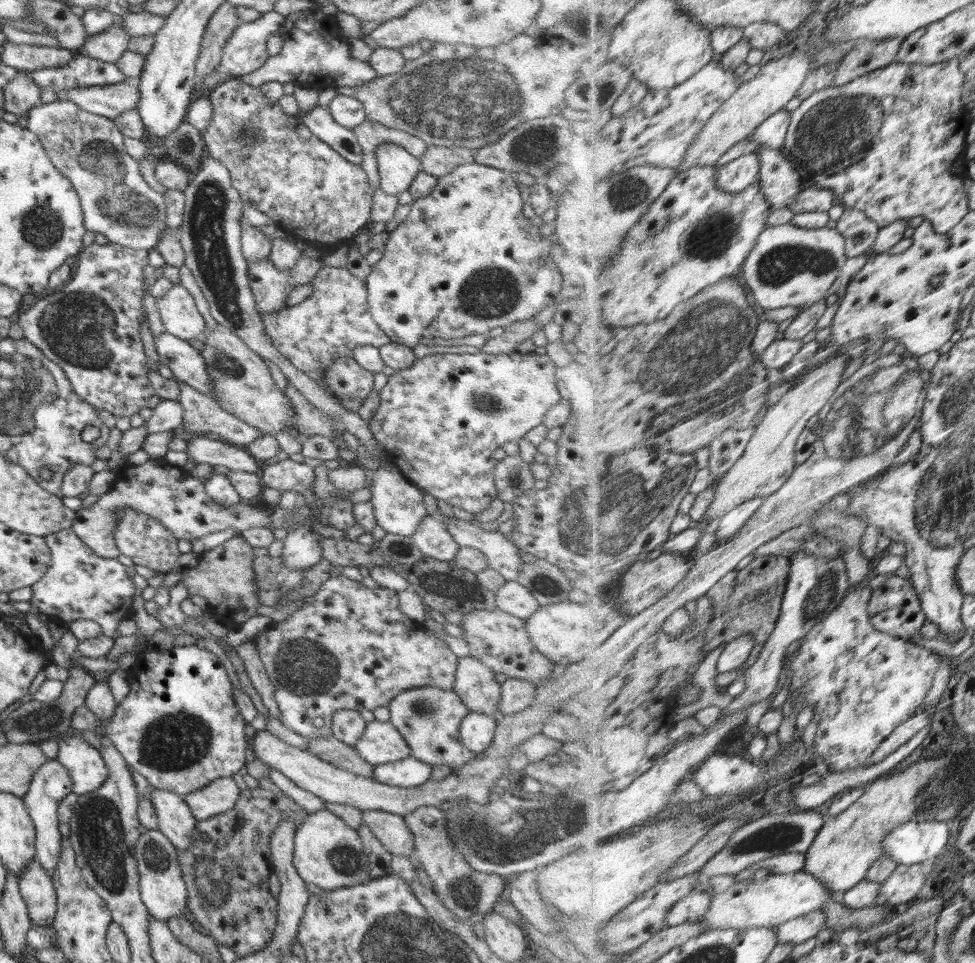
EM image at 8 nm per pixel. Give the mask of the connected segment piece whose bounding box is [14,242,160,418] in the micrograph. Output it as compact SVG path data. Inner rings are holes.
M93 242L92 245L81 249L76 256L76 261L76 268L78 269L74 272L74 276L70 277L68 282L65 282L59 287L55 293L38 298L34 305L26 309L24 313L17 314L14 320L22 327L24 331L23 337L34 344L34 346L37 346L46 358L49 358L53 363L58 364L62 368L68 380L71 382L72 390L88 404L91 404L95 408L108 410L110 414L113 414L117 418L121 416L128 416L130 418L134 414L138 414L143 408L153 409L159 403L160 398L152 388L147 375L149 368L146 364L147 356L143 347L140 330L143 318L147 318L144 303L142 303L142 297L144 296L144 274L142 272L144 272L145 265L148 264L148 251L134 250L133 248L110 242L107 245L100 245Z

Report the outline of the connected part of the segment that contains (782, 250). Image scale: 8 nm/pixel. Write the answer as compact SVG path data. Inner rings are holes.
M790 222L785 225L768 227L758 239L757 247L753 250L743 268L745 283L753 301L757 301L765 310L799 306L809 309L813 304L828 298L830 288L840 278L842 266L848 262L847 238L837 228L806 228Z

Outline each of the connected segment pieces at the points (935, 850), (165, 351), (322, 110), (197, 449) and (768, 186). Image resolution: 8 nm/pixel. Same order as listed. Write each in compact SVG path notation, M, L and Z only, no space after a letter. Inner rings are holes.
M946 820L907 822L885 840L885 854L900 865L930 864L942 855L954 837Z
M169 332L155 338L155 349L160 364L168 366L177 380L202 394L213 396L211 378L198 349Z
M316 106L308 114L299 113L302 122L319 139L352 164L363 164L364 153L353 131L335 122L328 107Z
M203 435L188 441L186 454L196 464L209 464L213 468L225 466L230 471L257 473L256 460L244 447L232 445L211 435Z
M760 145L754 150L762 157L762 170L757 182L771 204L771 212L793 205L802 194L802 176L784 156L783 148Z

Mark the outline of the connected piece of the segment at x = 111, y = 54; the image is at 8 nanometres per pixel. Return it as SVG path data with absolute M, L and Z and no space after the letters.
M116 17L114 24L107 30L88 38L81 52L105 63L115 63L129 49L127 46L130 40L122 30L121 17Z

